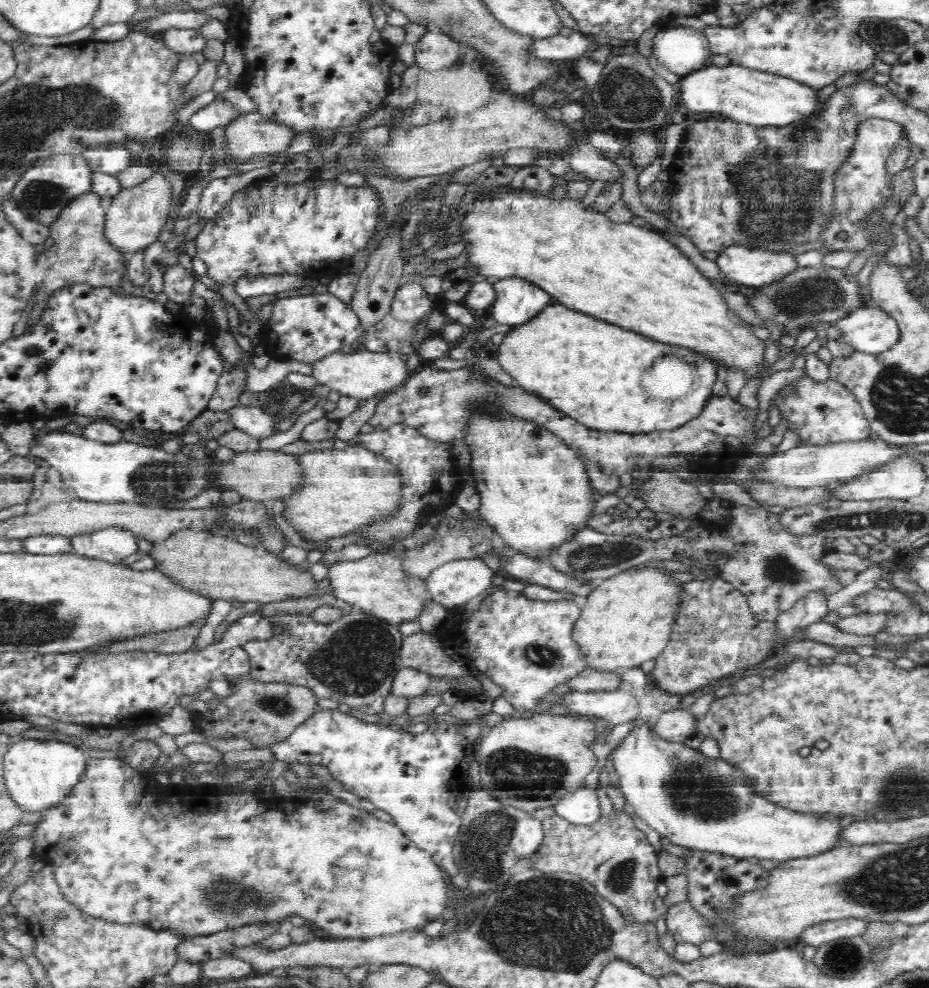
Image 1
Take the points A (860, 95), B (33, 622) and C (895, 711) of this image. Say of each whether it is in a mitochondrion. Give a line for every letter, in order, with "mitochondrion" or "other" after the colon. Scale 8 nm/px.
A: other
B: mitochondrion
C: other

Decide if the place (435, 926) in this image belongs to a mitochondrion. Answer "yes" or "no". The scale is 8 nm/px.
no

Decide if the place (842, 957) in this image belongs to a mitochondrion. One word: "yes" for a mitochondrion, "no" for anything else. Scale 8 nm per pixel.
yes

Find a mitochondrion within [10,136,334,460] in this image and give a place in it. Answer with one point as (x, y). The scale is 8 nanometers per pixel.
(39, 196)

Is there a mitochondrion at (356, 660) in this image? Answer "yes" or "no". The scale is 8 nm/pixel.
yes

